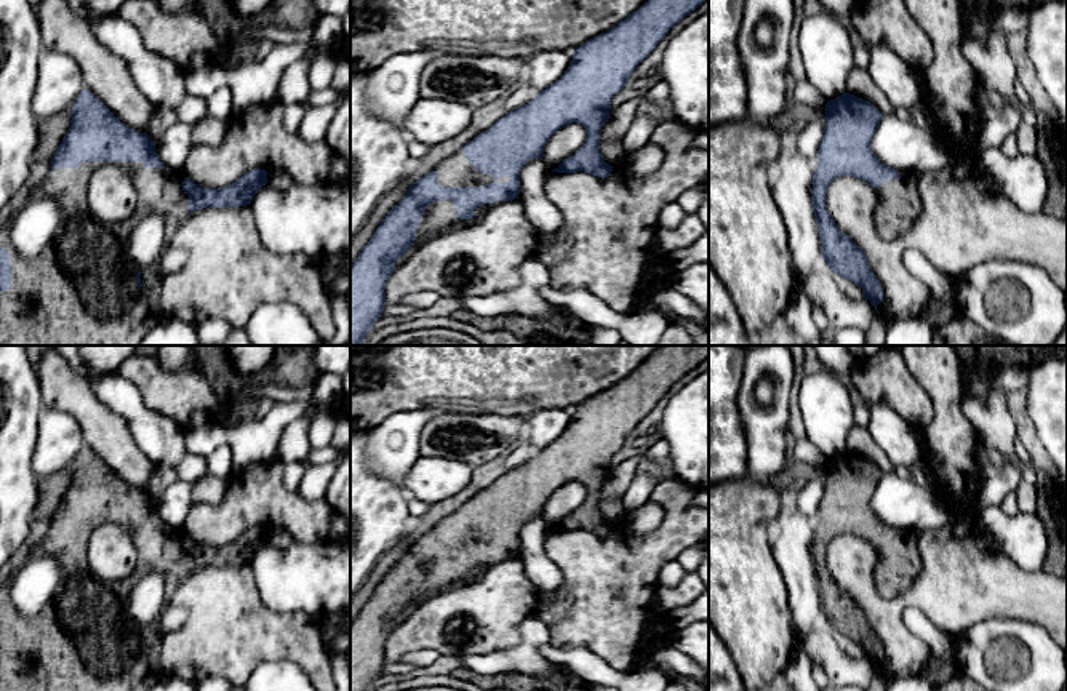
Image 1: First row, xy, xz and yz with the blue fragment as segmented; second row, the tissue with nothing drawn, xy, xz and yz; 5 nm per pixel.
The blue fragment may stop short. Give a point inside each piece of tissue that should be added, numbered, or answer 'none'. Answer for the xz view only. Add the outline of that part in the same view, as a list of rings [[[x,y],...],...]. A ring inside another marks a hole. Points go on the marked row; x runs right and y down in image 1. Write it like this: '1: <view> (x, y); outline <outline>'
1: xz (440, 216); outline [[[438,200],[438,202],[434,202],[434,203],[427,205],[427,208],[426,208],[426,211],[424,211],[424,214],[422,214],[422,219],[421,219],[421,222],[419,222],[419,226],[418,226],[418,229],[416,229],[418,235],[416,235],[414,243],[413,243],[411,248],[395,262],[394,267],[398,269],[402,264],[405,264],[406,259],[408,259],[416,250],[419,250],[426,242],[429,242],[430,238],[435,238],[435,237],[438,237],[438,235],[442,235],[442,234],[445,234],[445,232],[450,232],[450,230],[454,230],[454,229],[459,229],[459,227],[462,227],[462,226],[469,226],[469,224],[478,221],[478,219],[485,214],[485,211],[486,211],[490,206],[493,206],[493,205],[485,203],[485,205],[482,205],[482,206],[477,206],[477,208],[475,208],[475,214],[474,214],[472,219],[459,219],[459,218],[456,216],[456,205],[454,205],[451,200]],[[498,200],[498,202],[494,202],[493,205],[498,205],[498,203],[501,203],[501,202]]]

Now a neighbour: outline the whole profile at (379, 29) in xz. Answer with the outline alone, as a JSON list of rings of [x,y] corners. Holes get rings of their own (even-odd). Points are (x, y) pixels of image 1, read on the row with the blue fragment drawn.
[[[350,0],[350,72],[368,74],[394,54],[434,50],[530,59],[539,51],[576,51],[648,0]]]

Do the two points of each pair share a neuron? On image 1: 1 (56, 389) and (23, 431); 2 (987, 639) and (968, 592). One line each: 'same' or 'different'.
1: different
2: different

